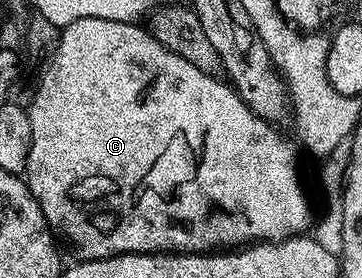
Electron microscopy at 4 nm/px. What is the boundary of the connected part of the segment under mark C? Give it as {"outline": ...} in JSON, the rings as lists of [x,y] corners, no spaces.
{"outline":[[[85,17],[84,19],[76,19],[76,23],[65,26],[61,30],[58,45],[54,49],[53,55],[45,62],[46,70],[42,73],[42,78],[38,81],[38,90],[33,90],[28,112],[30,122],[32,123],[32,143],[28,151],[28,163],[24,180],[27,187],[32,191],[32,195],[36,199],[36,203],[40,203],[40,211],[44,211],[44,219],[50,225],[51,230],[63,233],[72,244],[78,248],[78,257],[84,261],[95,261],[96,259],[104,259],[105,257],[118,257],[121,253],[200,253],[207,251],[218,251],[223,247],[233,246],[235,243],[250,243],[257,239],[259,242],[264,241],[285,241],[288,237],[297,237],[305,234],[312,225],[312,213],[310,217],[310,201],[306,198],[306,189],[302,186],[302,177],[298,174],[298,157],[294,154],[294,149],[290,146],[290,141],[286,137],[281,137],[277,133],[273,124],[265,121],[263,117],[257,117],[242,102],[240,95],[234,92],[233,88],[225,80],[219,79],[213,73],[205,73],[200,71],[200,67],[192,67],[192,63],[188,63],[188,59],[180,59],[180,55],[176,55],[172,51],[168,51],[168,47],[164,47],[152,36],[149,28],[143,27],[141,24],[131,23],[128,21],[113,21],[112,19],[96,19],[95,17]]]}

